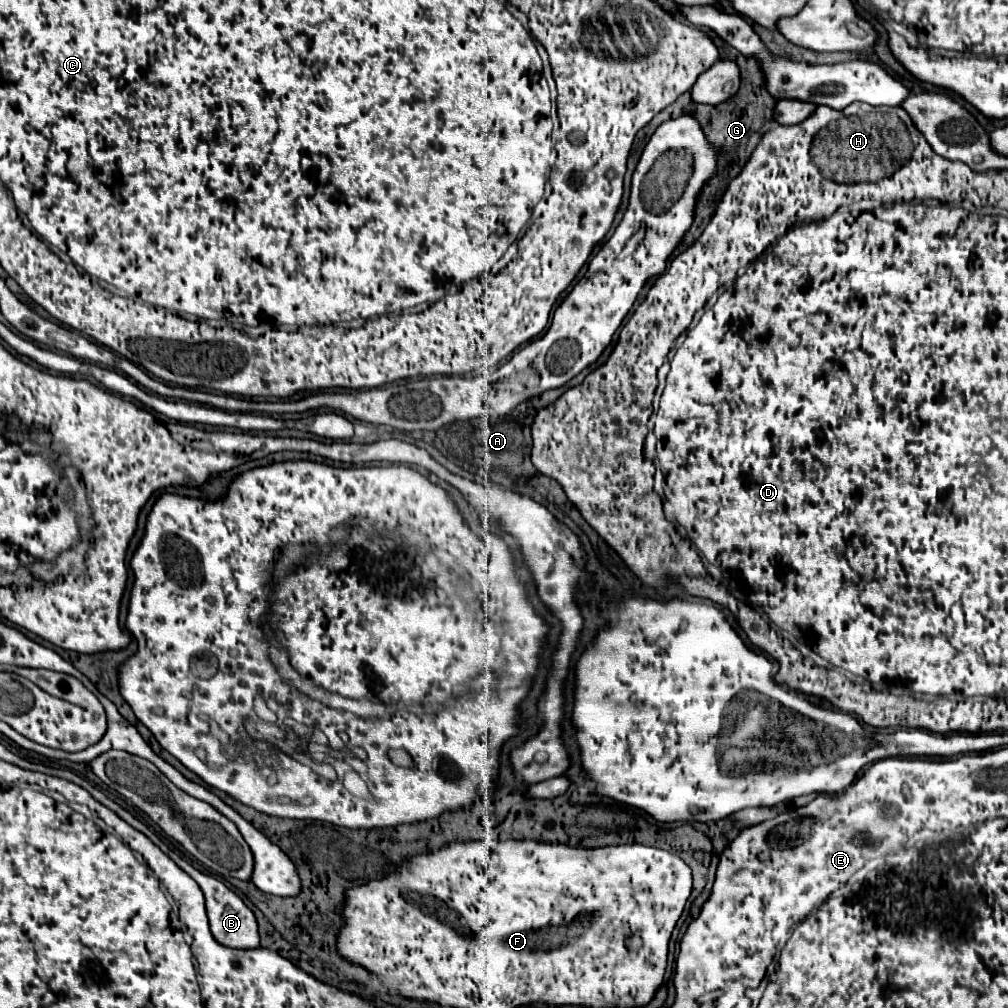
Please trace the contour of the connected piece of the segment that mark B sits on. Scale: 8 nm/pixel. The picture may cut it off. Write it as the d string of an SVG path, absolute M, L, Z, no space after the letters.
M183 865L183 869L197 881L197 885L201 887L201 891L205 895L209 929L211 929L211 935L215 937L215 941L221 943L221 945L227 945L227 947L235 947L235 949L255 949L255 947L259 947L257 921L255 921L255 915L251 913L251 909L217 877L199 873L197 869L193 869L189 865Z

